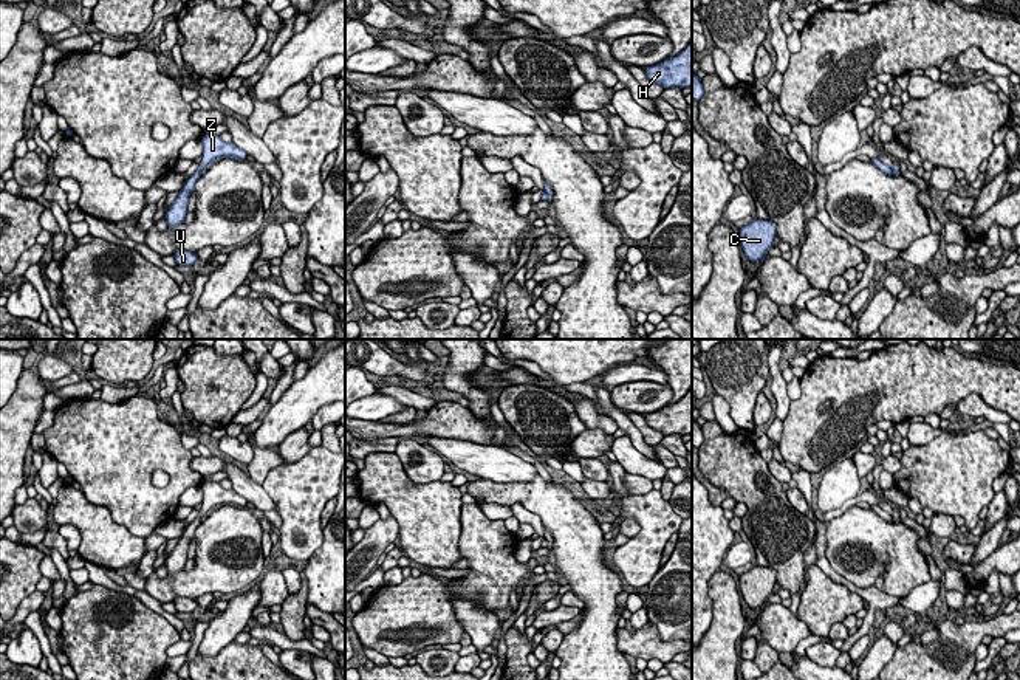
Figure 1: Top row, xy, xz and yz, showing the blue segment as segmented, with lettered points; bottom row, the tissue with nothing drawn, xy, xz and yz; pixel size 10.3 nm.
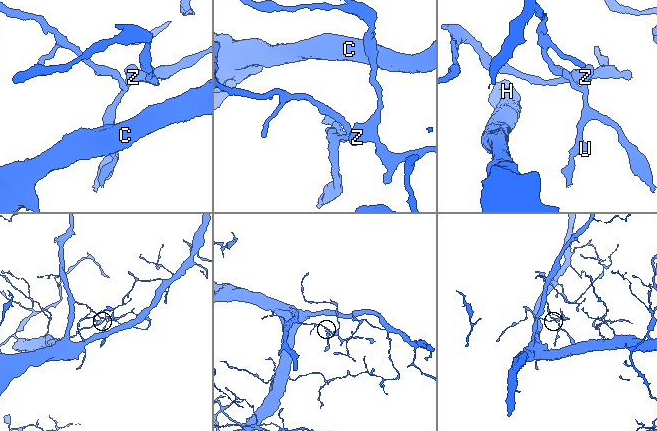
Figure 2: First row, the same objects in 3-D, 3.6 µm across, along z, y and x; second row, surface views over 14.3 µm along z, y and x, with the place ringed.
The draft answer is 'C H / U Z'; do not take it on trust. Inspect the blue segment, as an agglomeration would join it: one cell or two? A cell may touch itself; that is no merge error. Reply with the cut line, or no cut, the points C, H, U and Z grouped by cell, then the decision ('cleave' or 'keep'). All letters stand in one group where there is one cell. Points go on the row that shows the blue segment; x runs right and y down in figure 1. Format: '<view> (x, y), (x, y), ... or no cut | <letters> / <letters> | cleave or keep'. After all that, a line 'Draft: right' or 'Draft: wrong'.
xy (201, 166), (203, 172) | C H / U Z | cleave
Draft: right

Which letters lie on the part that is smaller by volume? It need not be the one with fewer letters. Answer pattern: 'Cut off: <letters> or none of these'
Cut off: U, Z

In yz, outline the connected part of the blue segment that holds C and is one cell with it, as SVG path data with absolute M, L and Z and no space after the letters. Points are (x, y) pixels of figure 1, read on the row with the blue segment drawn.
M754 218L738 229L741 248L751 262L760 262L768 254L777 235L775 228L769 220Z

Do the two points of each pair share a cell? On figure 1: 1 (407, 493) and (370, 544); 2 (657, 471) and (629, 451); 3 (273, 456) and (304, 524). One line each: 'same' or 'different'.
1: different
2: same
3: different

